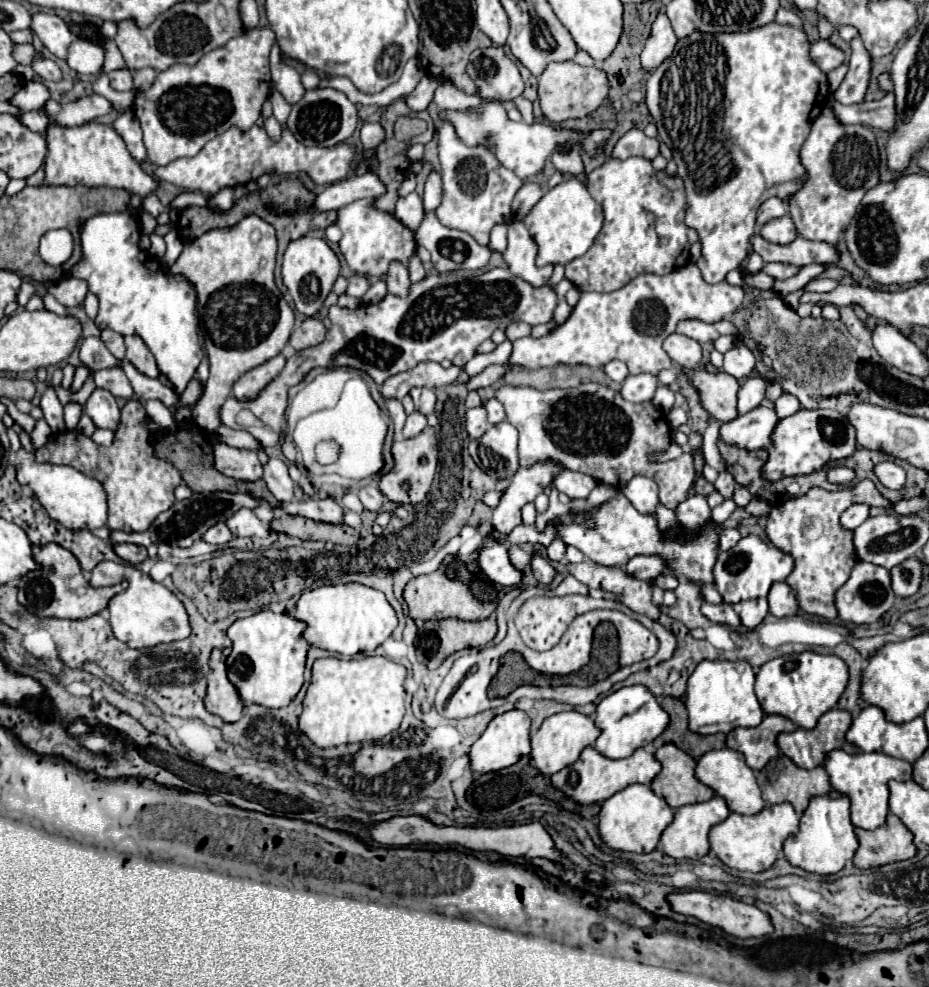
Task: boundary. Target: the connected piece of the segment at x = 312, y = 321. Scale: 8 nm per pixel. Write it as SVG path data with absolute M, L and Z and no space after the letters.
M306 318L302 322L300 328L296 328L290 336L290 346L300 352L304 348L310 348L310 346L318 346L326 336L326 328L320 320L316 318Z

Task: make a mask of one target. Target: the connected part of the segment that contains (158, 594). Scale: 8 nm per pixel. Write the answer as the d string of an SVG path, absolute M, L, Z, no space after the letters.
M100 562L92 570L90 586L96 584L112 586L112 584L120 584L122 580L128 582L128 588L112 596L112 600L108 602L108 612L110 612L108 622L118 640L122 640L128 648L148 648L162 642L184 640L190 636L190 624L188 624L188 614L184 610L184 604L166 586L154 582L148 574L140 572L138 568L130 564Z

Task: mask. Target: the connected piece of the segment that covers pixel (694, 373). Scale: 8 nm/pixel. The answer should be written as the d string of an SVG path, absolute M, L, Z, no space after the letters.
M688 370L688 376L692 384L700 390L702 404L706 406L706 412L710 416L714 416L720 422L728 422L738 416L736 392L740 384L734 376L728 376L726 372L710 374L704 370Z

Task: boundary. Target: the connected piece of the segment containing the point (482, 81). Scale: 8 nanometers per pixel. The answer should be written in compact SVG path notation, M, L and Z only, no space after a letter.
M496 46L474 50L470 54L468 74L480 88L480 98L484 100L514 100L524 90L518 66Z

